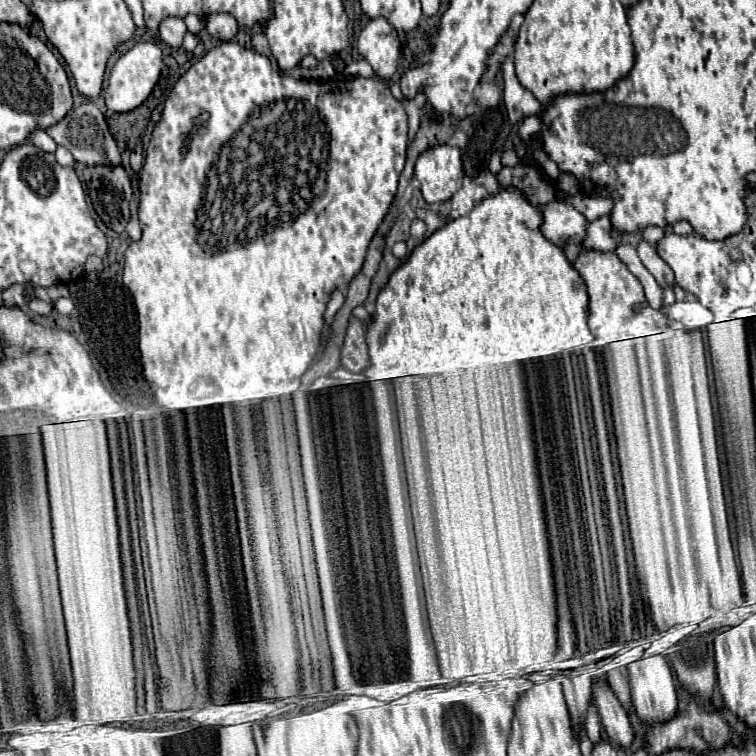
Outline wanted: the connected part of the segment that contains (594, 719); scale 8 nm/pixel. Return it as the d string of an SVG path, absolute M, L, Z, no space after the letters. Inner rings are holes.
M590 699L590 709L586 713L586 729L588 729L588 737L592 743L600 741L600 735L602 735L602 723L600 723L600 717L598 717L598 707L594 705L594 699Z

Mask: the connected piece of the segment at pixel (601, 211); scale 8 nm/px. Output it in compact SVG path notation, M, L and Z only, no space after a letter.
M574 195L574 197L564 197L564 201L574 205L588 221L594 221L602 215L608 215L612 209L612 199L606 199L606 197L592 199L592 197L584 197L584 195Z

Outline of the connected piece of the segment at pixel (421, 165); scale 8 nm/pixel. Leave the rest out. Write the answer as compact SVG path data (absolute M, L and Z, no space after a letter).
M436 145L426 149L416 165L414 177L420 181L422 195L428 203L450 199L462 187L462 153L452 145Z

